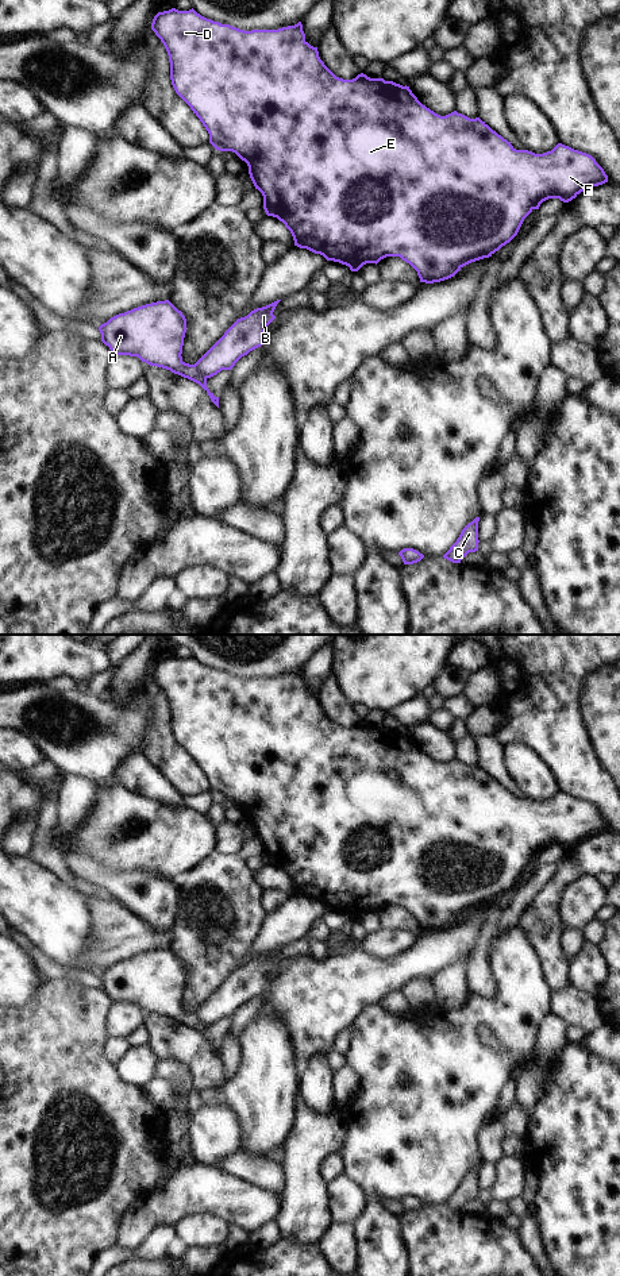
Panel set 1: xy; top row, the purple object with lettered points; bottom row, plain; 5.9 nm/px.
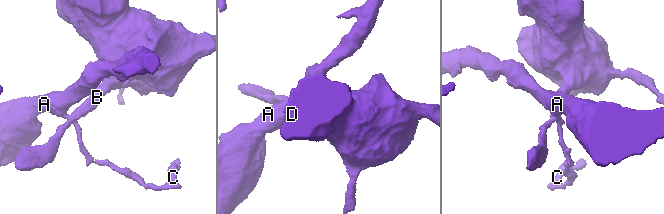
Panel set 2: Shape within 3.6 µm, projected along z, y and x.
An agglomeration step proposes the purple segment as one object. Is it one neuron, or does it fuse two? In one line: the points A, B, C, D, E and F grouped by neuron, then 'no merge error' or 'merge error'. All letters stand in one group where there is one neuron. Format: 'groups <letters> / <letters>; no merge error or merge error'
groups A C / B D E F; merge error

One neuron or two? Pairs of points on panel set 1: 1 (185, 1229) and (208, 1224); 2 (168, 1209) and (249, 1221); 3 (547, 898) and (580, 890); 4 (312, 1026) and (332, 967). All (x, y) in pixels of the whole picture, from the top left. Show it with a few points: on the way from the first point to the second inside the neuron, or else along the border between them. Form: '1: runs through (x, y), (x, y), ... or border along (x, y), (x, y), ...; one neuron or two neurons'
1: runs through (191, 1229), (203, 1229); one neuron
2: runs through (188, 1202), (228, 1202); one neuron
3: border along (581, 875), (561, 894), (561, 925); two neurons
4: runs through (315, 1012), (315, 1005), (332, 987), (332, 982); one neuron

